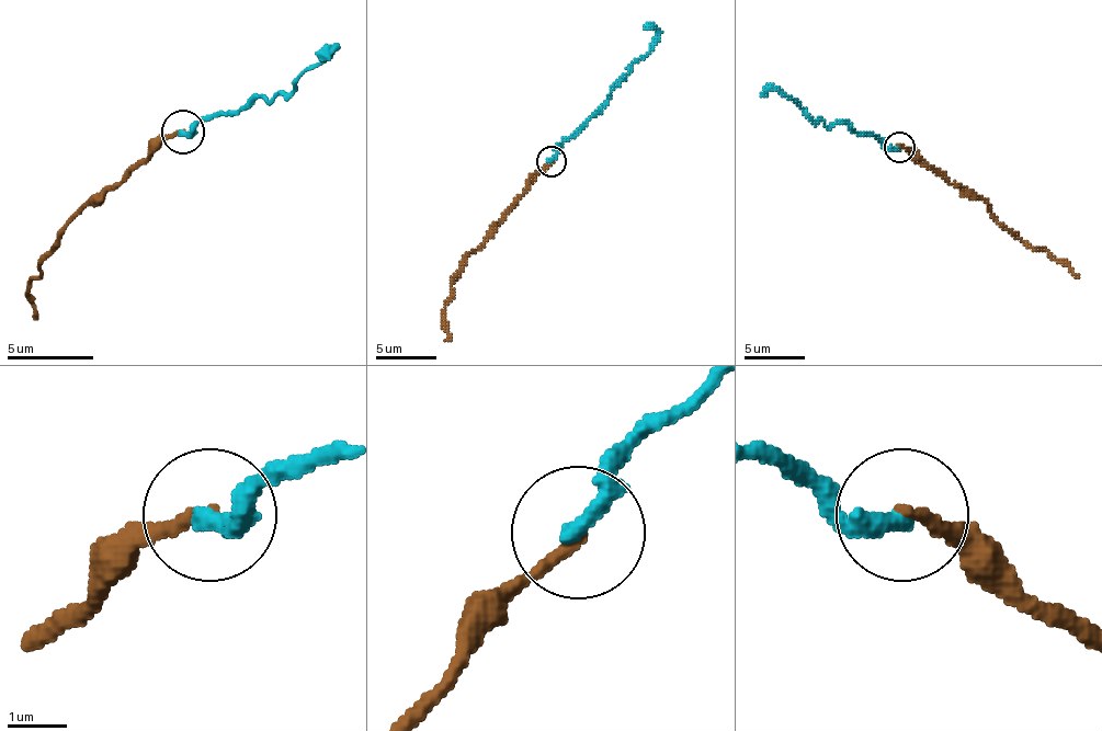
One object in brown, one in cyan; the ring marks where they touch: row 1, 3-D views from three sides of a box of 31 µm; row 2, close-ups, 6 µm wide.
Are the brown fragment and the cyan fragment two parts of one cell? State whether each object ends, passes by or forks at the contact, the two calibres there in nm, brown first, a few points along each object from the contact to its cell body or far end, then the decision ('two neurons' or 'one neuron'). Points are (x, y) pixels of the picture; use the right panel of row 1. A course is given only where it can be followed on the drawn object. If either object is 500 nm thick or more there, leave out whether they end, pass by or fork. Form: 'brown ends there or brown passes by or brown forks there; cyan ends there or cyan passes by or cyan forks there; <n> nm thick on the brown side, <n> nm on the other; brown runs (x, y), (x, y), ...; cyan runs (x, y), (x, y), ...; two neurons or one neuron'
brown ends there; cyan ends there; 200 nm thick on the brown side, 340 nm on the other; brown runs (900, 147), (951, 184), (973, 190), (997, 220), (1048, 250), (1078, 277); cyan runs (900, 147), (888, 147), (873, 135), (858, 135), (845, 123), (827, 126), (788, 96), (770, 90), (764, 93); one neuron

